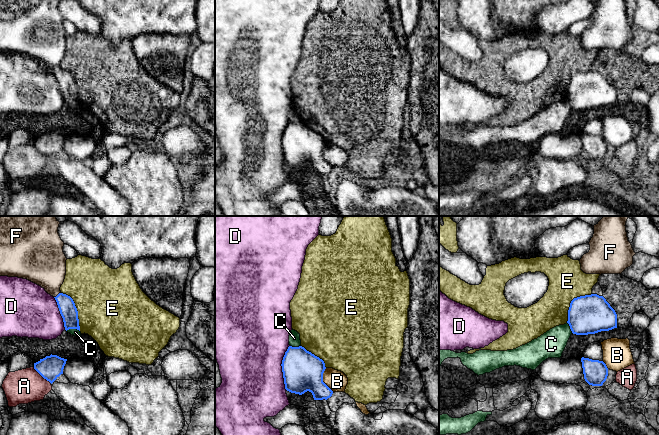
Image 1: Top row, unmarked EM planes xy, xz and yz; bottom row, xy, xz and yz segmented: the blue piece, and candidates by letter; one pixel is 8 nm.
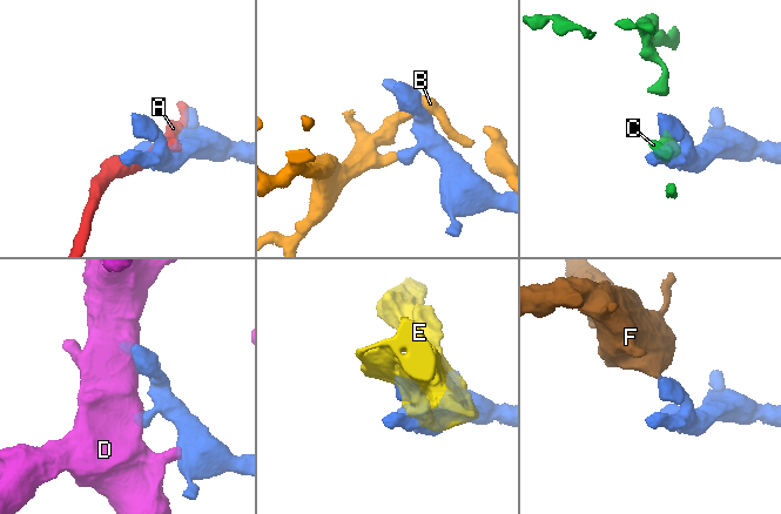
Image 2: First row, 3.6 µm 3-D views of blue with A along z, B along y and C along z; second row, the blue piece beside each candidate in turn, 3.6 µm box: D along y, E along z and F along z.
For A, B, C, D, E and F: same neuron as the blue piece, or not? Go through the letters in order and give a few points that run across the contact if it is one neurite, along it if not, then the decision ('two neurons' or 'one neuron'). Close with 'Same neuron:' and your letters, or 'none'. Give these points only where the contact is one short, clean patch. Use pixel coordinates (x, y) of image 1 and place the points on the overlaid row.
A: two neurons
B: two neurons
C: line xy (66, 330), (77, 329), (79, 331); two neurons
D: line xz (289, 345), (281, 364), (285, 389); two neurons
E: two neurons
F: line xy (66, 305), (58, 294), (45, 266); one neuron
Same neuron: F

